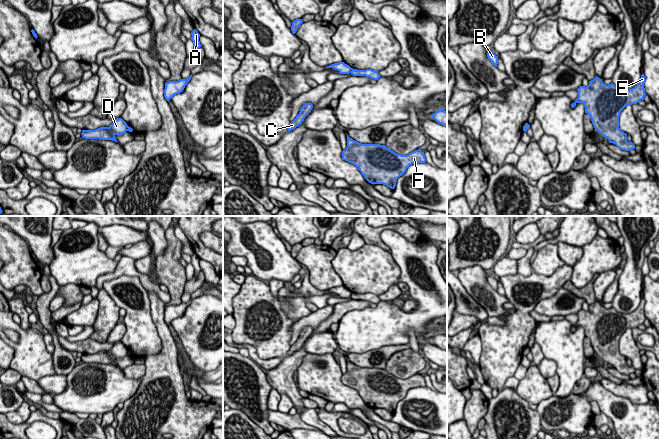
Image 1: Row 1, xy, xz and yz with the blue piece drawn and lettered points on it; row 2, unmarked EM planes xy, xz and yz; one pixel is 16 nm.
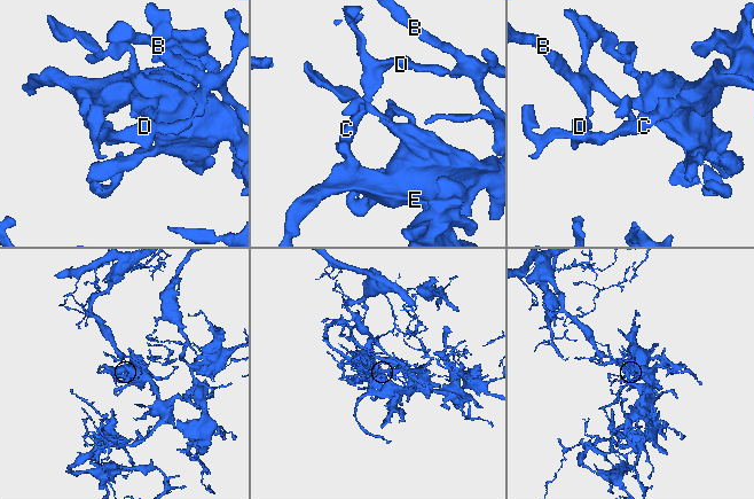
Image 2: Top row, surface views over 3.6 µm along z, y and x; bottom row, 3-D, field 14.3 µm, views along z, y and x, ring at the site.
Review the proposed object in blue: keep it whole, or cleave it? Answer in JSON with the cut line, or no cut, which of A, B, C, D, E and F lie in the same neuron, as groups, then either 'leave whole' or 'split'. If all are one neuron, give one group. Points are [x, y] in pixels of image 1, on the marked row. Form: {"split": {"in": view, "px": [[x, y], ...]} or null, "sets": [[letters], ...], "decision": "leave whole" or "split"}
{"split": {"in": "xz", "px": [[352, 68], [349, 72]]}, "sets": [["A", "B"], ["C", "D", "E", "F"]], "decision": "split"}

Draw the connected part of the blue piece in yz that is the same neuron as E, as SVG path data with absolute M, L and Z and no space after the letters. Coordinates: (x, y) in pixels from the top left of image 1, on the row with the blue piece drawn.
M642 74L639 83L634 88L623 90L613 83L606 85L596 76L589 81L587 87L580 86L577 89L578 97L571 107L574 108L577 103L583 103L585 113L590 116L595 131L619 149L630 151L635 149L635 145L628 142L627 134L620 130L619 116L627 105L637 104L644 100L646 95L644 83L645 76Z

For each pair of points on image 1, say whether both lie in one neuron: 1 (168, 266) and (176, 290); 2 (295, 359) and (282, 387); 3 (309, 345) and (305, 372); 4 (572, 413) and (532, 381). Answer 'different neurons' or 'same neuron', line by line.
1: same neuron
2: same neuron
3: different neurons
4: different neurons

